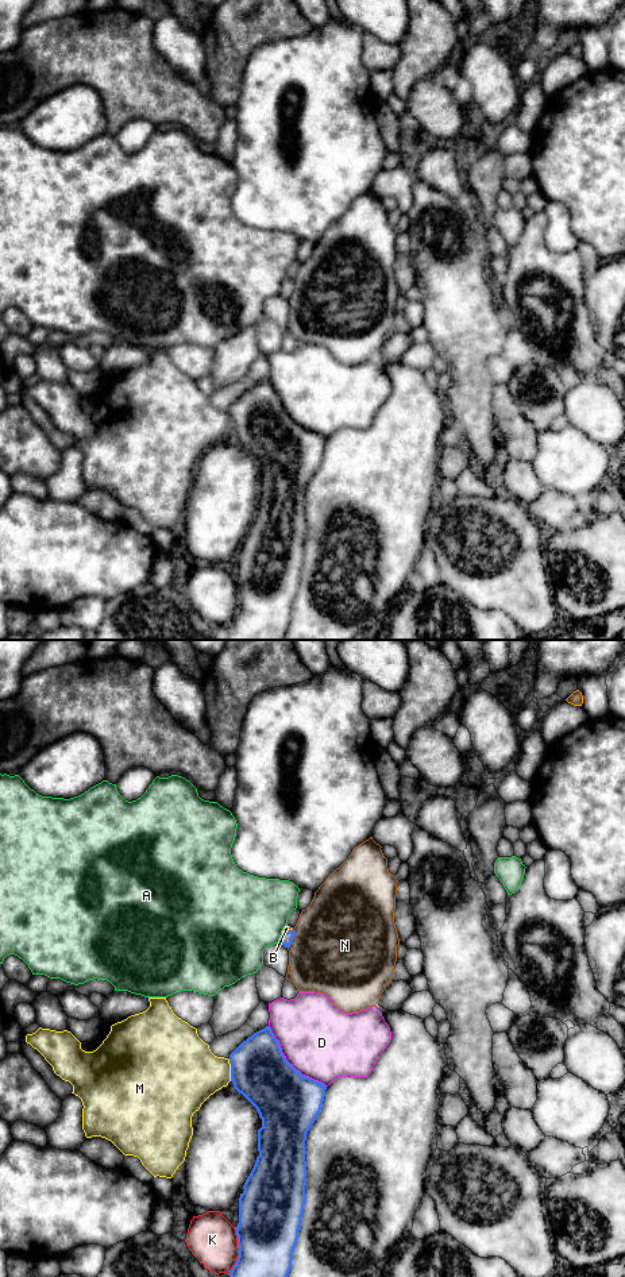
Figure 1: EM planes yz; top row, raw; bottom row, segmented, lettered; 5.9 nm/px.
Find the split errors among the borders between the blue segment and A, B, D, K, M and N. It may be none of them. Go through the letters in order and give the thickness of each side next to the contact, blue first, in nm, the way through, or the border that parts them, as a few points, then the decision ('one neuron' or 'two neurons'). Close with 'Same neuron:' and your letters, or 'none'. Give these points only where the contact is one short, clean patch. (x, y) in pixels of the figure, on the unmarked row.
A: calibres 70 and 460 nm; two neurons
B: calibres 70 and 40 nm; way yz (285, 292), (286, 284), (286, 280); one neuron
D: calibres 380 and 440 nm; two neurons
K: calibres 360 and 300 nm; two neurons
M: calibres 340 and 360 nm; two neurons
N: calibres 70 and 500 nm; two neurons
Same neuron: B

